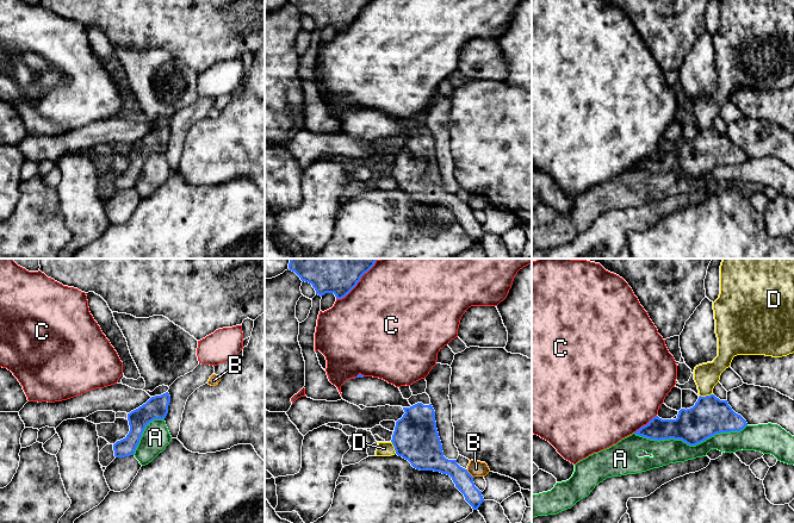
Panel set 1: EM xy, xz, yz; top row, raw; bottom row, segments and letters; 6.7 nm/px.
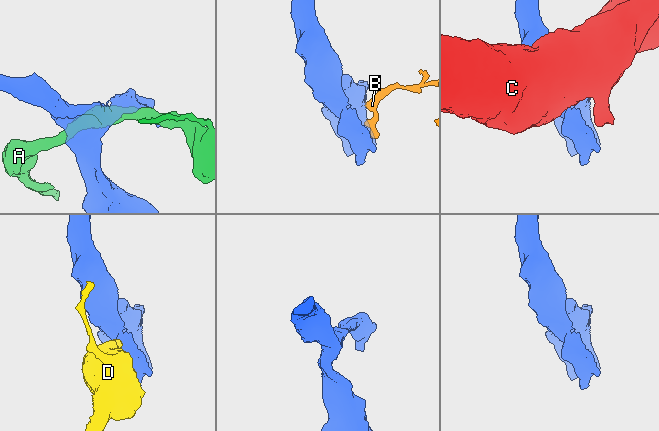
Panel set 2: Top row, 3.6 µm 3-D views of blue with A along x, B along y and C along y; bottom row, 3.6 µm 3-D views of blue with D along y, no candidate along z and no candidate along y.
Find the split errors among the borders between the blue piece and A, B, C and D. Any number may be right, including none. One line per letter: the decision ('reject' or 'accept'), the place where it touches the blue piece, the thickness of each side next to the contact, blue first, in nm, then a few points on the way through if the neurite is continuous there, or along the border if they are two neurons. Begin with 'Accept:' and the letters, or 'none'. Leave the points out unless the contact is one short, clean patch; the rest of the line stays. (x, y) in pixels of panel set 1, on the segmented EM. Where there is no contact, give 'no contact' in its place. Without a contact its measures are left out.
Accept: none
A: reject; meets blue in yz at (689, 444); 260 nm thick on the blue side, 170 nm on the other
B: reject; meets blue in xz at (469, 473); 140 nm thick on the blue side, 110 nm on the other; border along xz (466, 469), (473, 477)
C: reject; meets blue in xz at (358, 281); 460 nm thick on the blue side, 500 nm on the other
D: reject; meets blue in yz at (706, 396); 260 nm thick on the blue side, 170 nm on the other; border along yz (712, 393), (700, 396)

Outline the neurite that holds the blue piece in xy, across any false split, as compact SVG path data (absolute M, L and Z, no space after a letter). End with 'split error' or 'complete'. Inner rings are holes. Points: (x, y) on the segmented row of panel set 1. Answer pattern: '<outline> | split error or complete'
M166 392L161 396L151 397L145 404L128 413L130 431L125 438L113 444L114 456L134 455L145 427L154 419L165 419L169 403L170 396Z | complete

